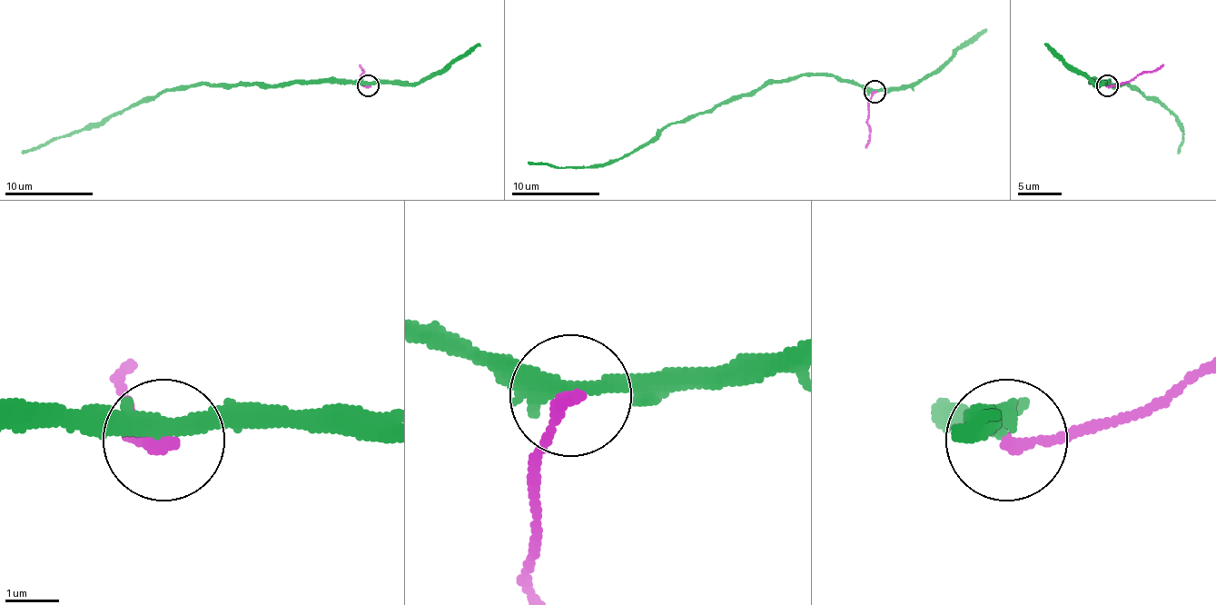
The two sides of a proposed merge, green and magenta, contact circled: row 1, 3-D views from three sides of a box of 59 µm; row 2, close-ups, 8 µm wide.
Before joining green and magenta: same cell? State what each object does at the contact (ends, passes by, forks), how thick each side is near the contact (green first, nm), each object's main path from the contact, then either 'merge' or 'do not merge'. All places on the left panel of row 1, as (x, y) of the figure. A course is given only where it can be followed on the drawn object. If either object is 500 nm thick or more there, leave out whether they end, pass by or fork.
green passes by; magenta ends there; 320 nm thick on the green side, 240 nm on the other; green runs (368, 84), (292, 83), (204, 84), (169, 89), (143, 98), (98, 123), (52, 138), (21, 153); magenta runs (368, 84), (363, 84), (363, 72), (359, 64); do not merge

